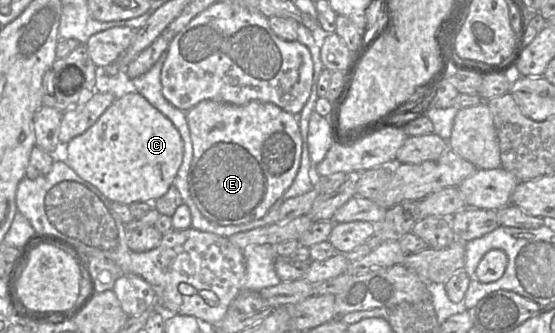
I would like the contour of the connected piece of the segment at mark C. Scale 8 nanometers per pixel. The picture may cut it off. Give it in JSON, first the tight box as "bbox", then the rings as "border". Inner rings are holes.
{"bbox":[59,92,183,209],"border":[[[130,92],[121,98],[115,99],[111,106],[108,107],[98,118],[96,123],[94,123],[94,125],[88,128],[84,133],[71,139],[63,147],[63,151],[59,155],[62,155],[66,163],[75,171],[78,176],[94,185],[111,202],[118,202],[125,205],[131,205],[136,202],[151,203],[152,209],[155,208],[155,201],[162,197],[173,184],[174,178],[183,159],[183,142],[180,133],[167,117],[165,117],[160,111],[153,107],[141,94],[138,92]]]}

